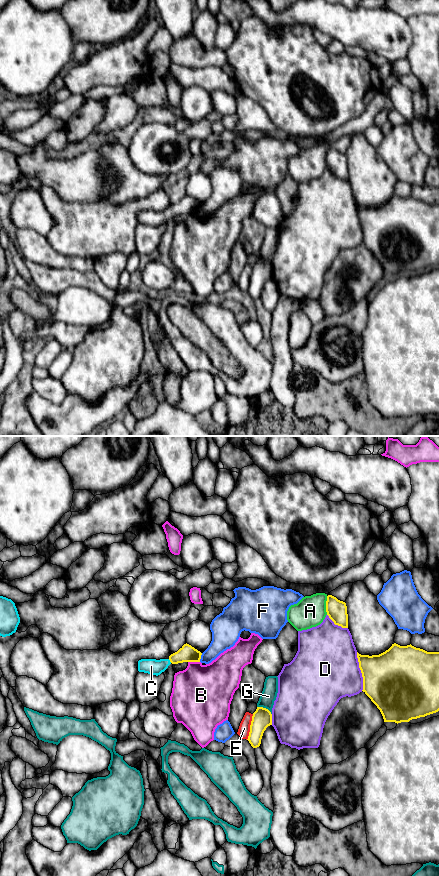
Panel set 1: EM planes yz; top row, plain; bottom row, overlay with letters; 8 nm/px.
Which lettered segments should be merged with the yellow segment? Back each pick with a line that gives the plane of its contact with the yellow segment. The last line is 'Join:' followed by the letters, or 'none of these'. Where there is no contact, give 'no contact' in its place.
C: contact in yz
Join: C

